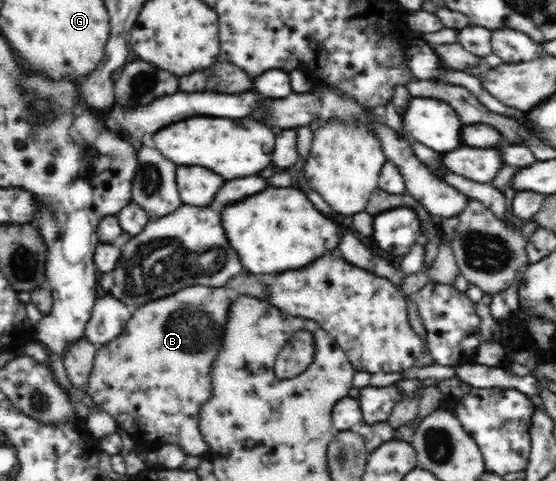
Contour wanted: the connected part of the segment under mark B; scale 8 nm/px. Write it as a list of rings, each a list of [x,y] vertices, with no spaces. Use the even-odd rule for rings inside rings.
[[[189,285],[170,296],[160,297],[148,304],[141,305],[132,314],[120,336],[116,336],[113,341],[97,346],[90,378],[86,386],[87,395],[92,398],[95,404],[116,419],[117,424],[129,433],[129,436],[135,441],[136,445],[147,449],[157,449],[164,444],[176,444],[186,454],[192,456],[202,456],[208,449],[208,445],[203,439],[203,433],[199,429],[198,414],[202,410],[202,404],[207,403],[212,398],[211,370],[215,360],[218,358],[219,352],[222,350],[224,324],[227,323],[227,314],[231,308],[232,296],[232,290],[226,286],[212,288],[207,285]]]

